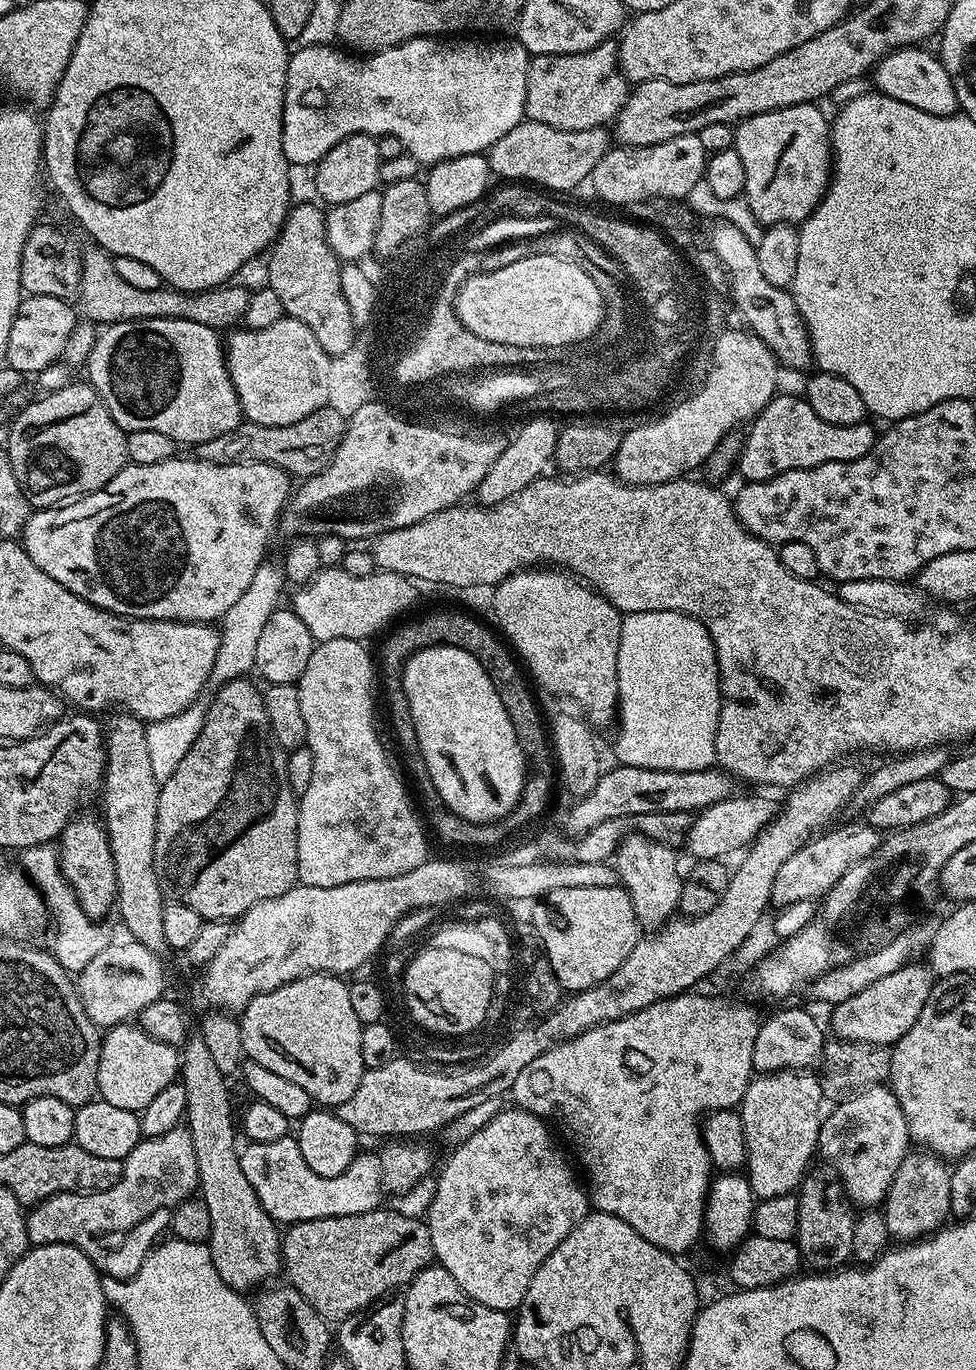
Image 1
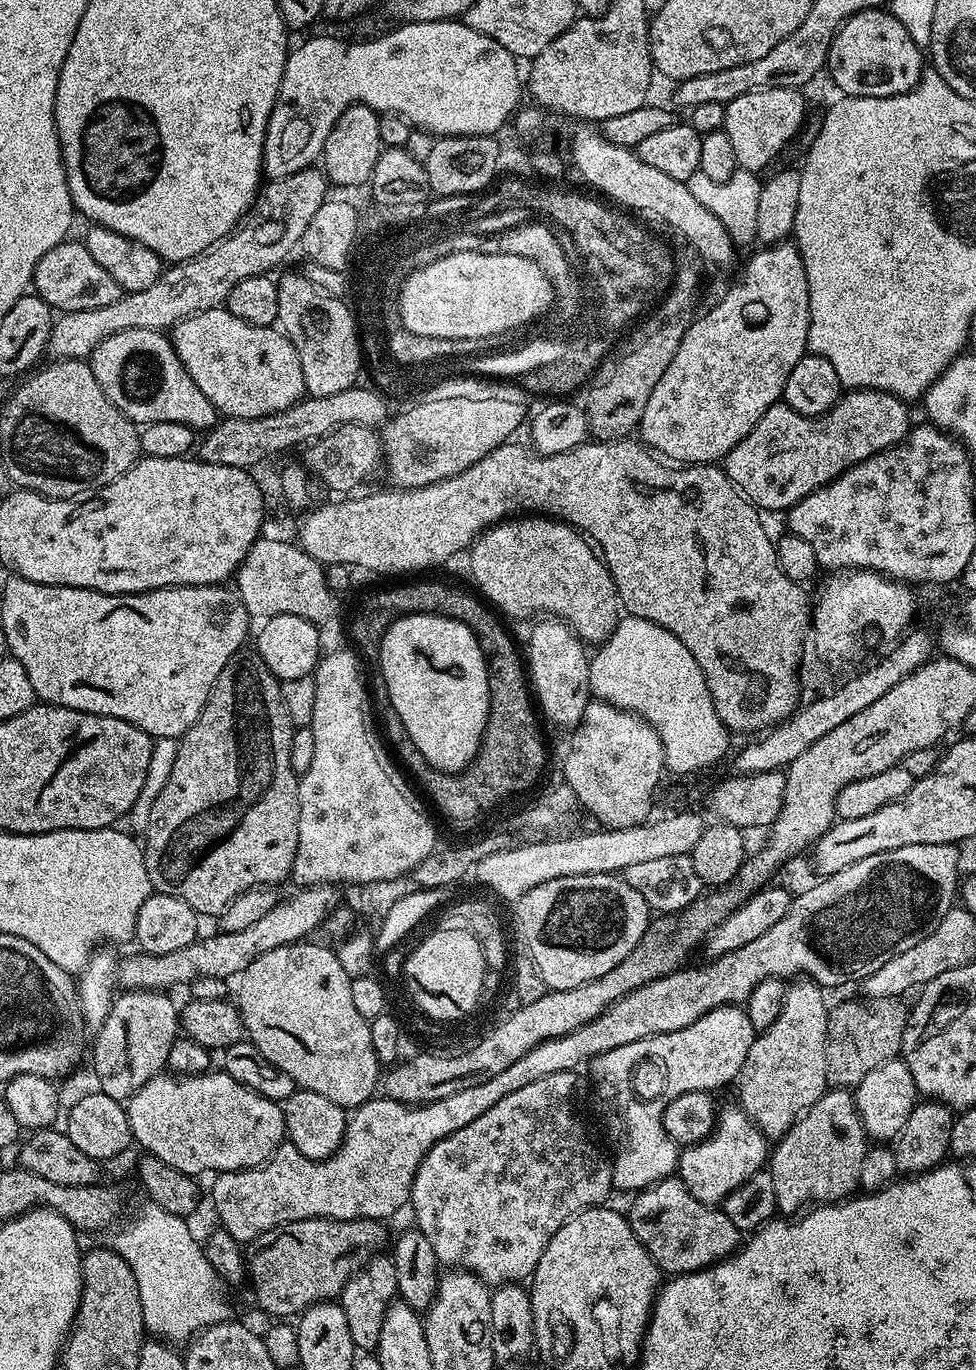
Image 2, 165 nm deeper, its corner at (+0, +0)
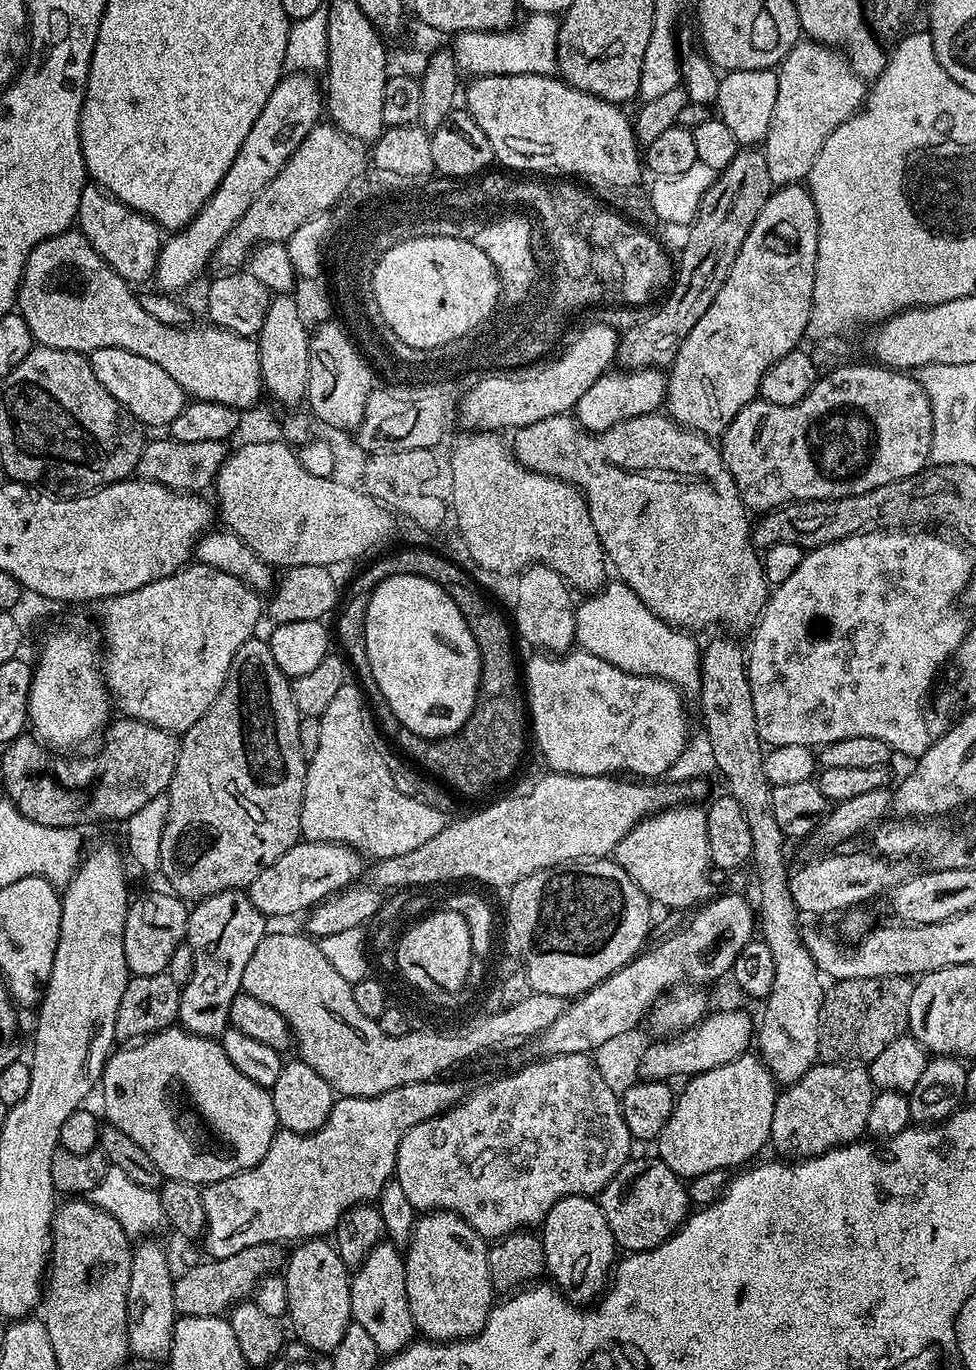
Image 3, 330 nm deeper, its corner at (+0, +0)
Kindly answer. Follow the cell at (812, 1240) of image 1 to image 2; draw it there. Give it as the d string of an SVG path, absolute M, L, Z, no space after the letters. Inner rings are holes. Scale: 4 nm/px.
M833 1087L825 1091L824 1097L790 1126L786 1135L775 1141L770 1152L770 1159L766 1171L774 1178L774 1198L776 1207L781 1213L803 1213L813 1206L834 1204L847 1200L860 1188L860 1175L862 1174L862 1158L866 1158L870 1147L868 1135L864 1132L862 1118L856 1109L855 1095L849 1089Z

